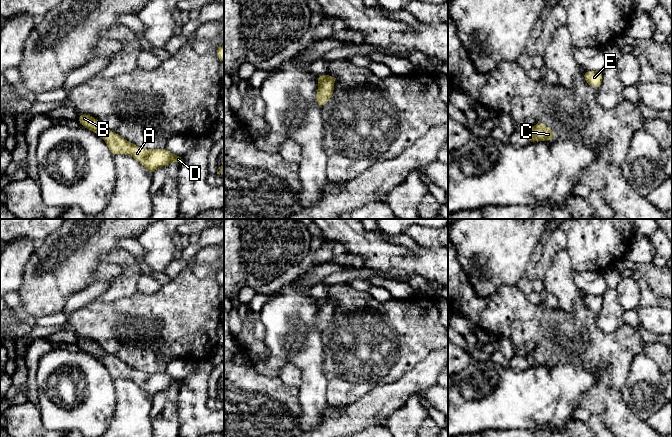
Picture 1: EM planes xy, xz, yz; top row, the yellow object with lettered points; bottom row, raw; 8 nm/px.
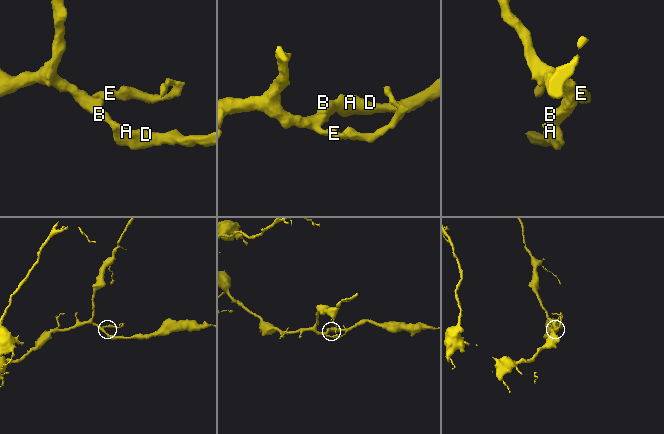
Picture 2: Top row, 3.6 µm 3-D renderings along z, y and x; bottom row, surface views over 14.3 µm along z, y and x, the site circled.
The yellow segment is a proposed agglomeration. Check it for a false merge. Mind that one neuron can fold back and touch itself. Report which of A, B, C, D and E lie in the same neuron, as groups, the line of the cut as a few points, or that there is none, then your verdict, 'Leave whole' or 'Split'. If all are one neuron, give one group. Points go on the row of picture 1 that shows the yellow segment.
Groups: A B C D E. No split. Leave whole

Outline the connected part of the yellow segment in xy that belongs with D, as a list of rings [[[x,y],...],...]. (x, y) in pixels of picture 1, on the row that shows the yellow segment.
[[[88,114],[78,115],[78,121],[82,127],[85,127],[95,134],[102,137],[107,144],[113,156],[125,154],[133,157],[143,165],[149,173],[156,169],[166,166],[172,162],[178,162],[179,165],[184,157],[177,156],[167,149],[145,149],[132,144],[119,134],[107,130],[96,118]]]

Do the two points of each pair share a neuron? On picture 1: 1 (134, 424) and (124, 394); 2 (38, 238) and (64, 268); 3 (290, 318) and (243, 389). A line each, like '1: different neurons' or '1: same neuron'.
1: same neuron
2: different neurons
3: different neurons

